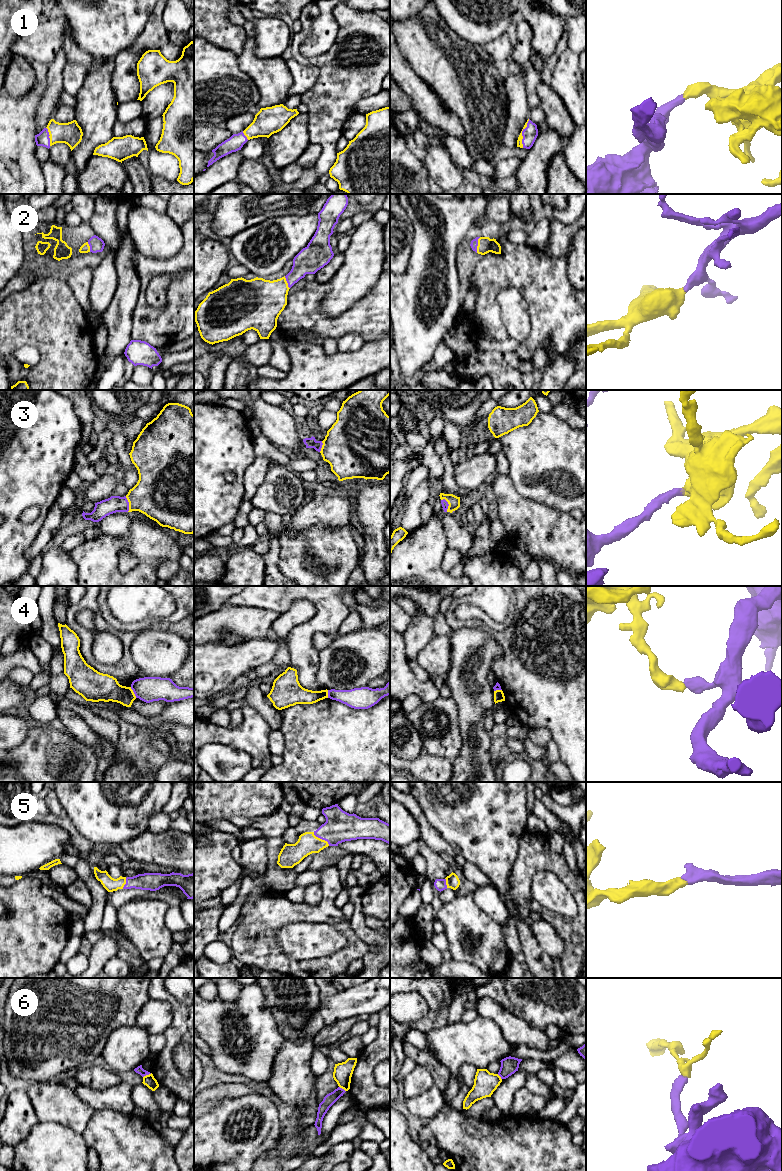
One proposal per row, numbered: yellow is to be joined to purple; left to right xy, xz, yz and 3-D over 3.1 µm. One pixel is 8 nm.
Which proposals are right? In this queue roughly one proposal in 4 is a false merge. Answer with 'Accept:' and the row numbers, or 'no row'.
Accept: 1, 2, 3, 5

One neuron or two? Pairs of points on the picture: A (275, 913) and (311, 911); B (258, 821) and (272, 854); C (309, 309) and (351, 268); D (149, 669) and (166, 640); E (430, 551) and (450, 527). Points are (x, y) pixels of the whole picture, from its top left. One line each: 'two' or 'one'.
A: one
B: one
C: two
D: one
E: two

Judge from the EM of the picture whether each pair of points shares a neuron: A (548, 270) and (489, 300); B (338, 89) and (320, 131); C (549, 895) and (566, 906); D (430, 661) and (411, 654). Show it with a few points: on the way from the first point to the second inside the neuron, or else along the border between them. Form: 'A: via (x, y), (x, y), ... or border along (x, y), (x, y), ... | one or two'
A: via (532, 270), (512, 270), (498, 284) | one
B: via (331, 99), (326, 121) | one
C: via (553, 895), (562, 902) | one
D: border along (432, 638), (418, 653), (416, 659) | two

